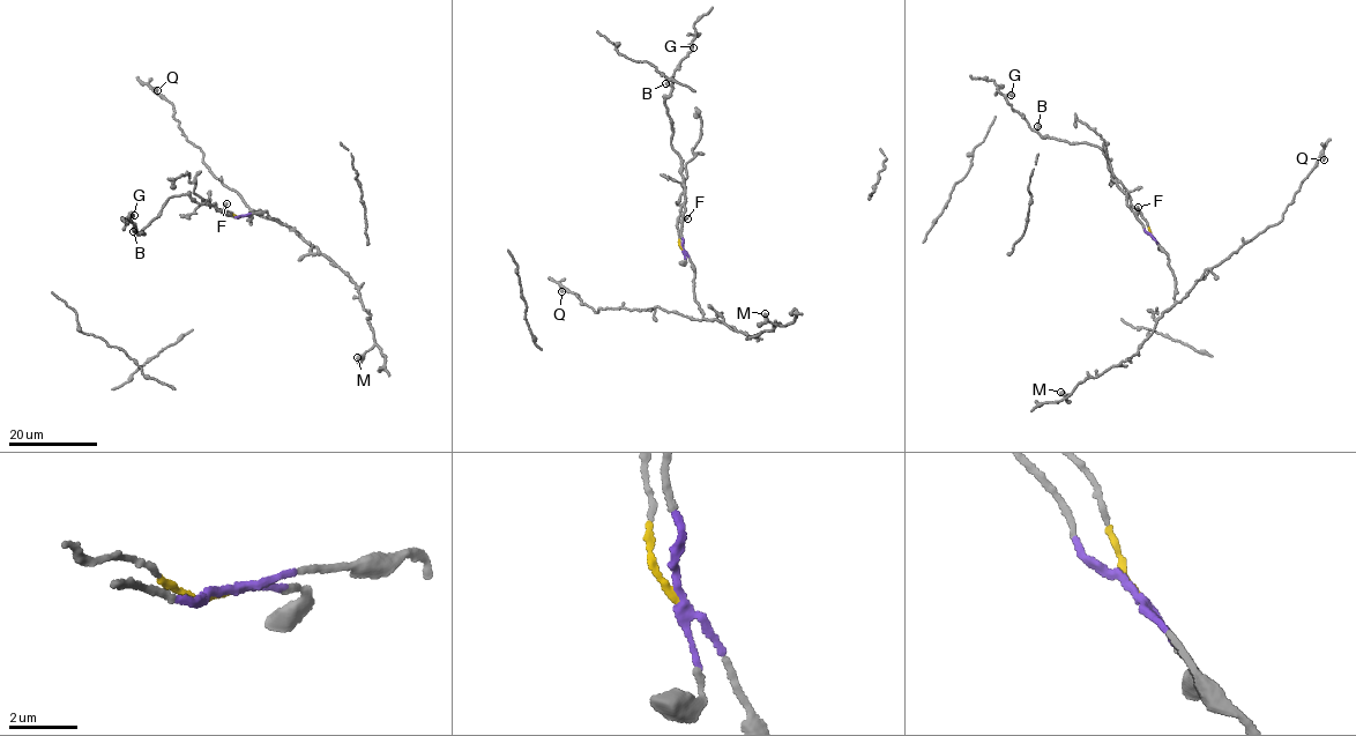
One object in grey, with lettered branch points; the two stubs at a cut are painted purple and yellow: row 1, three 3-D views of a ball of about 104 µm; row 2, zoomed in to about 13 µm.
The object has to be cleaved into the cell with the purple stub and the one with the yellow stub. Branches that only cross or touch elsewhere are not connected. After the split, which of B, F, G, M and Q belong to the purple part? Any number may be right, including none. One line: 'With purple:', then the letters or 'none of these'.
With purple: B, F, G, M, Q

